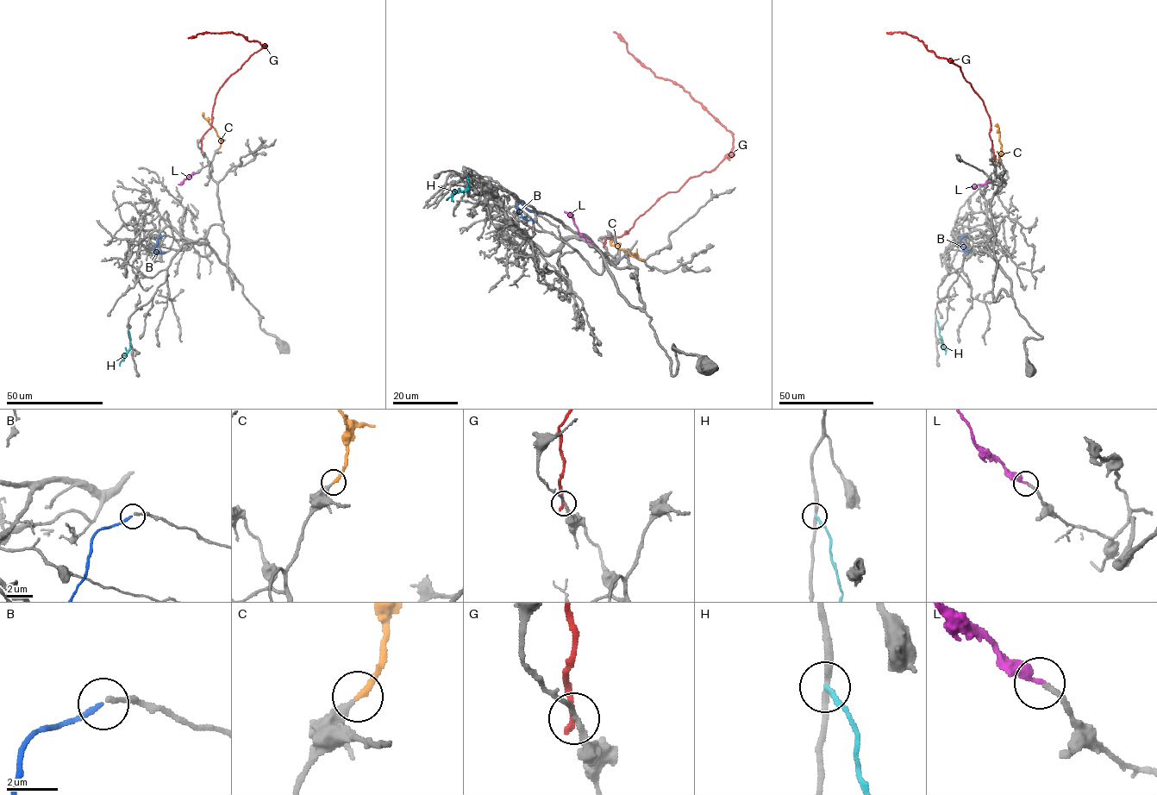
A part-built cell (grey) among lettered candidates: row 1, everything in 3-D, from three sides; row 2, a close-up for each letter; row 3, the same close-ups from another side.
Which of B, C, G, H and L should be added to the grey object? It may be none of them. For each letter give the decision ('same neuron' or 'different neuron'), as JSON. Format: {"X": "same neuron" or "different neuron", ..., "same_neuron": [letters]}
{"B": "same neuron", "C": "same neuron", "G": "different neuron", "H": "different neuron", "L": "same neuron", "same_neuron": ["B", "C", "L"]}

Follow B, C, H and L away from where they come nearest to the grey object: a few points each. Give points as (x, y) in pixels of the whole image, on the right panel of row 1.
B: (966, 234), (959, 242), (971, 252)
C: (997, 161), (1001, 144), (997, 123)
H: (935, 319), (945, 354)
L: (991, 181), (972, 187)

